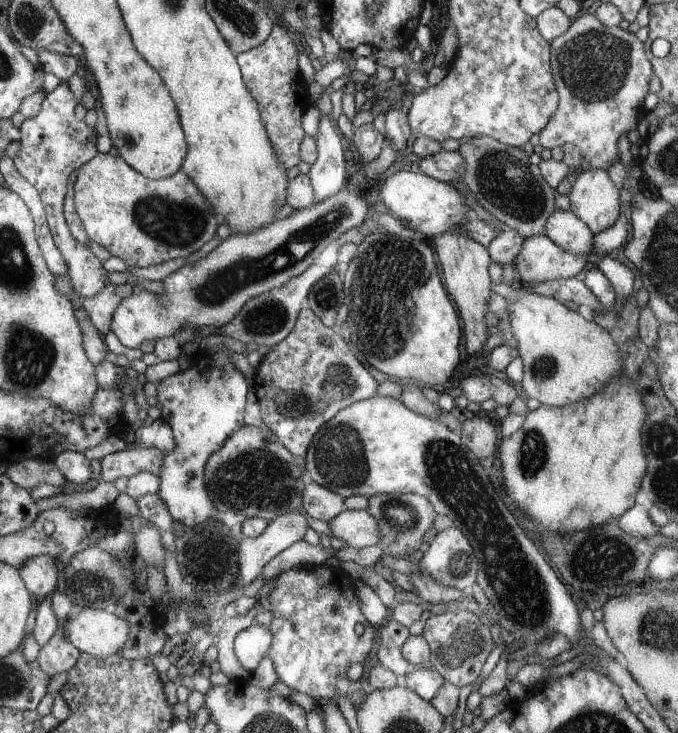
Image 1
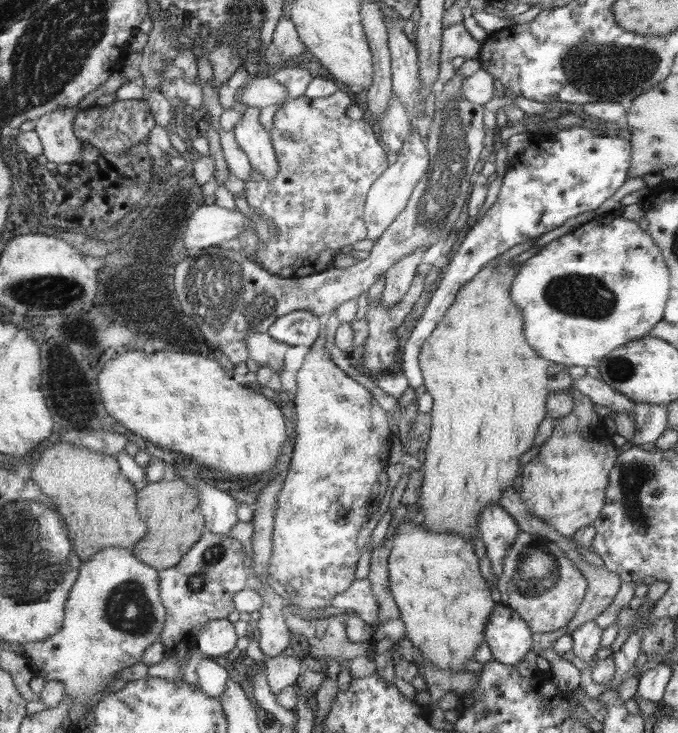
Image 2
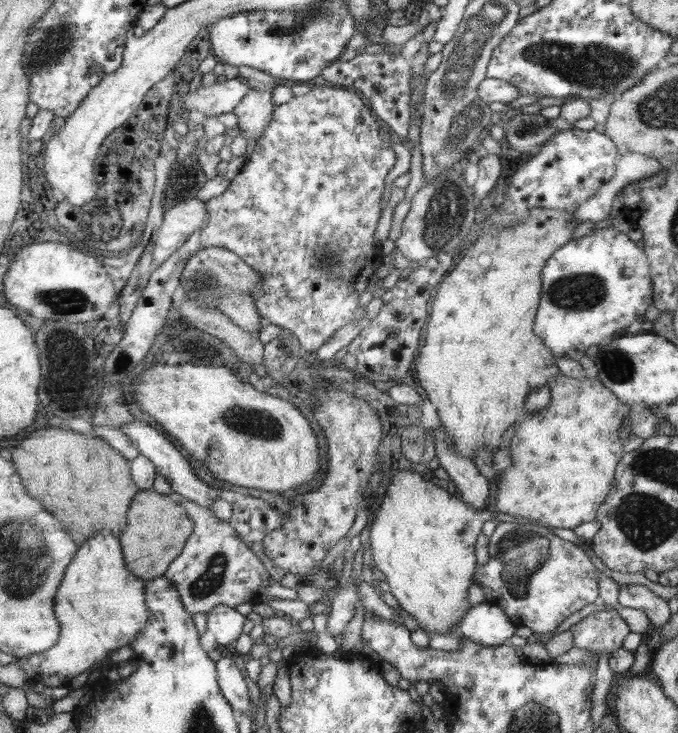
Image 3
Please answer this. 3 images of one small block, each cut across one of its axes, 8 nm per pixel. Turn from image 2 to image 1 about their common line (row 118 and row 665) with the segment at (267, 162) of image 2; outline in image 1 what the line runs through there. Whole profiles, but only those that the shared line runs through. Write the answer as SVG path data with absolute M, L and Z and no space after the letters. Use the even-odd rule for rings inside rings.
M256 623L237 634L233 649L244 670L250 674L256 670L260 661L268 656L272 641L272 633Z

